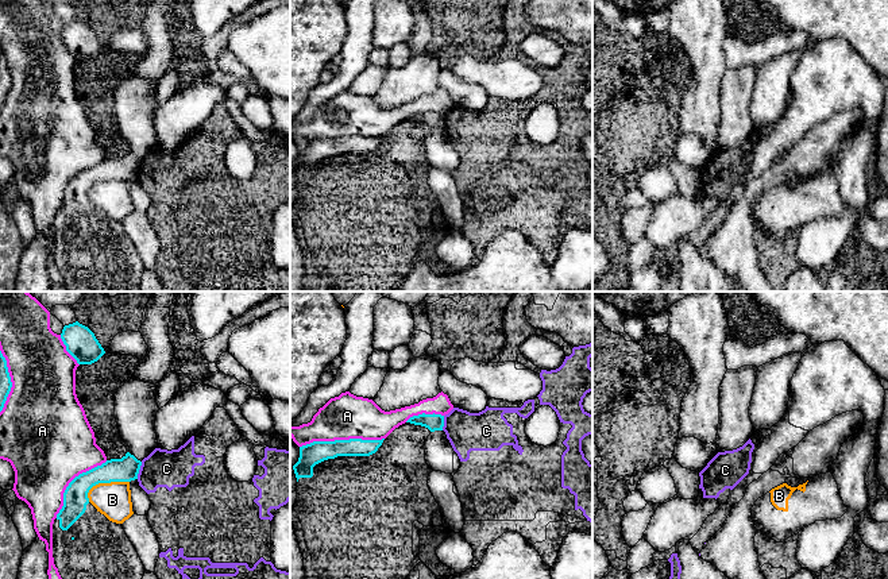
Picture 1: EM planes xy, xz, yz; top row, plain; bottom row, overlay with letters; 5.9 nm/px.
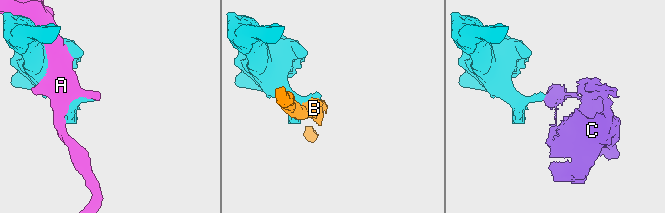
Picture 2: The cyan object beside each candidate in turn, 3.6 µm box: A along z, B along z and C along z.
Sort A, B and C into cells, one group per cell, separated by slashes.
A / B / C

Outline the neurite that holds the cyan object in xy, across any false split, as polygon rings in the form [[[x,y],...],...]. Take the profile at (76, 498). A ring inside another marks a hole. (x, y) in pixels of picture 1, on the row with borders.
[[[127,452],[121,459],[111,459],[97,466],[86,472],[76,476],[63,493],[63,506],[57,514],[57,520],[59,521],[59,528],[62,530],[67,530],[86,510],[86,505],[89,503],[88,493],[89,490],[99,483],[111,483],[111,482],[131,482],[138,479],[138,474],[140,470],[142,462],[138,460],[134,455]]]

